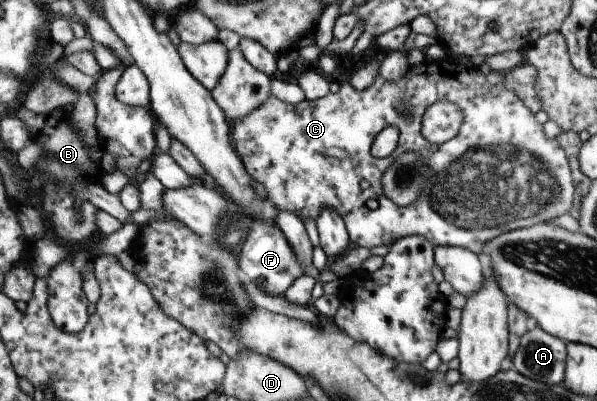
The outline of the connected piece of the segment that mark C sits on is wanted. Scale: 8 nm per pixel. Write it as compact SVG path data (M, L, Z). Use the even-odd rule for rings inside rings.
M426 58L426 60L418 66L410 67L410 70L397 83L386 81L385 78L378 74L374 82L364 91L356 91L349 83L340 84L340 91L330 93L328 96L318 100L306 99L300 104L290 104L280 100L277 96L270 97L262 106L259 106L256 111L252 111L248 116L236 119L232 123L232 137L234 138L235 147L242 154L243 161L247 169L256 181L263 184L265 190L271 197L272 202L280 211L288 211L297 214L302 220L313 218L318 222L326 208L334 209L345 220L349 235L352 242L359 246L373 249L386 245L393 245L401 238L413 235L424 235L436 247L439 246L457 246L470 249L476 253L480 246L484 246L489 240L492 240L496 235L506 231L520 230L530 225L538 223L546 223L555 216L568 213L573 199L573 180L569 169L567 158L564 151L560 148L554 139L548 140L542 132L542 127L534 120L534 115L522 104L519 98L513 91L509 91L506 84L503 82L503 72L490 71L488 74L482 74L477 67L464 67L456 60L451 59L434 60ZM441 100L449 100L456 103L462 111L462 122L457 130L457 135L448 142L436 144L430 142L423 134L423 118L426 109L432 106L435 102ZM405 103L407 105L407 113L402 114L399 111L399 105ZM394 125L400 129L398 146L395 151L387 157L378 158L372 154L372 149L375 144L376 137L387 126ZM408 151L419 152L423 154L423 159L431 166L434 174L438 174L437 179L430 188L423 189L423 193L419 199L410 206L401 207L396 204L384 191L382 180L384 174L394 161Z

